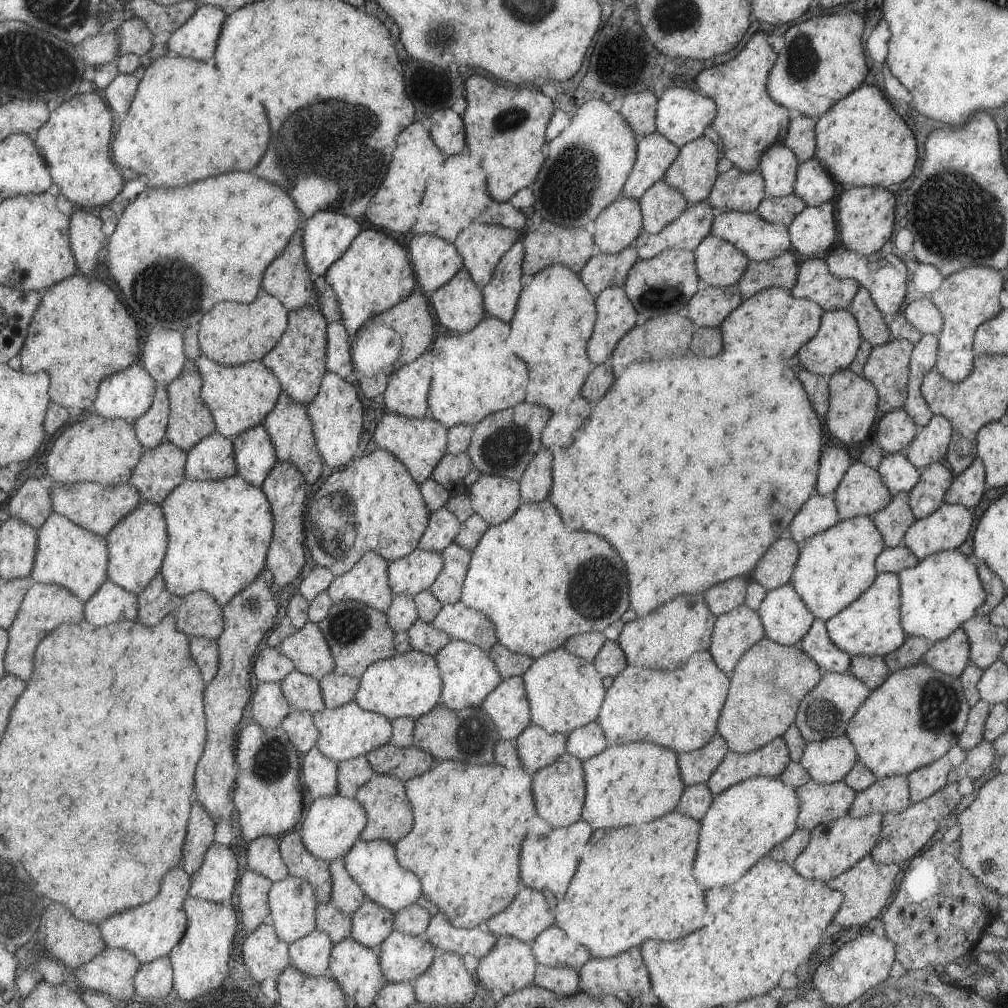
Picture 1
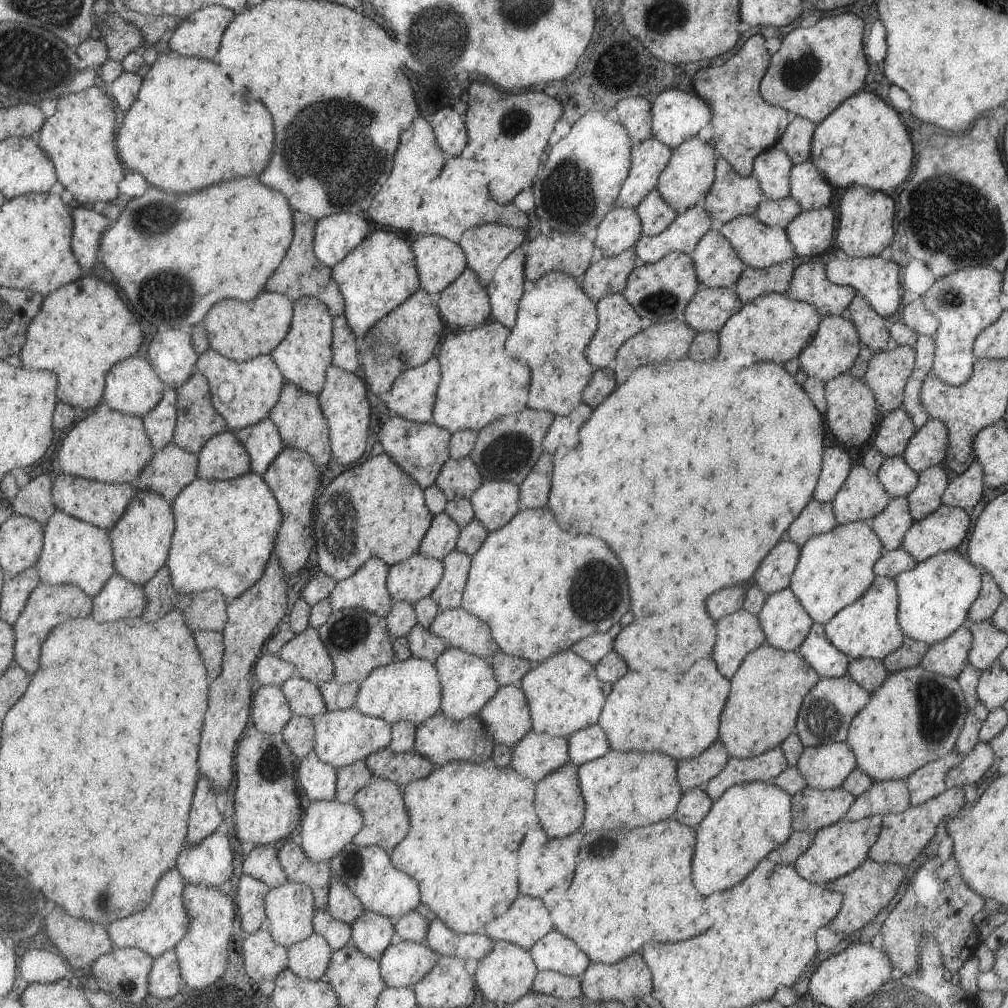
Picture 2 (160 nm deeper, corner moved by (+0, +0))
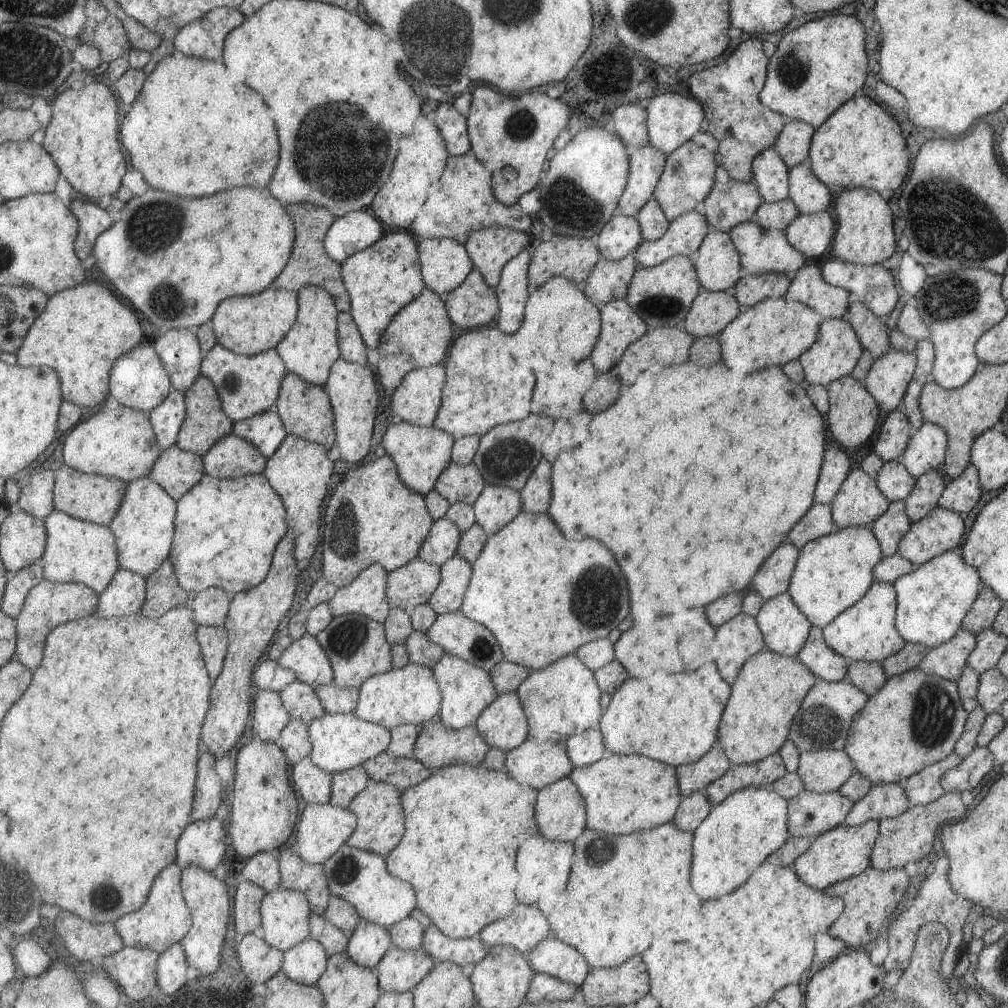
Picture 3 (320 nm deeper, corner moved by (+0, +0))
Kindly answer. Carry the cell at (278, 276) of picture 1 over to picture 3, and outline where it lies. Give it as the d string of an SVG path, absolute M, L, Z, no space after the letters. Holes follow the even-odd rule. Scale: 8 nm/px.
M315 203L290 204L288 214L295 223L295 244L292 246L291 256L281 270L273 286L278 289L297 292L302 286L315 285L323 287L333 298L338 312L349 312L350 300L342 281L340 264L326 253L324 238L327 230L332 226L337 216L333 216L325 207Z

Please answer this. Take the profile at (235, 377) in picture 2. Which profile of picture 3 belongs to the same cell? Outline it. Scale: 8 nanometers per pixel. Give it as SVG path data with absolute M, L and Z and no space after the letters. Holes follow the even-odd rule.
M218 343L213 350L204 355L202 374L216 384L221 400L224 402L224 411L236 423L275 409L277 392L280 392L279 382L286 375L286 366L283 366L283 361L276 348L247 356L233 352L230 348Z

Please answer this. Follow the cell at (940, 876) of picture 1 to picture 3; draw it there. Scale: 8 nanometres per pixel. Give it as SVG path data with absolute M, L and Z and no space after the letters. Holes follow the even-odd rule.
M932 872L925 877L923 884L918 890L917 895L911 897L905 906L905 910L896 918L890 921L888 930L885 932L885 939L887 940L887 955L884 958L885 972L897 971L903 974L904 970L910 963L910 956L914 949L914 942L916 939L916 932L925 923L939 923L945 926L948 930L949 940L948 945L943 951L939 966L938 974L947 983L953 977L953 968L957 964L957 956L959 956L959 946L963 940L961 928L965 924L967 914L972 910L973 906L970 900L960 897L948 883L948 879Z

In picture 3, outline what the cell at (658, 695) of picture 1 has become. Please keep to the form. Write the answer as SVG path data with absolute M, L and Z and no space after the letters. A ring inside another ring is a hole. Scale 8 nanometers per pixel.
M705 662L705 666L695 672L665 674L663 670L657 670L645 680L626 678L610 696L610 703L596 727L600 730L603 744L616 755L638 754L669 766L688 765L716 745L718 724L729 695L730 685L721 680L714 662Z

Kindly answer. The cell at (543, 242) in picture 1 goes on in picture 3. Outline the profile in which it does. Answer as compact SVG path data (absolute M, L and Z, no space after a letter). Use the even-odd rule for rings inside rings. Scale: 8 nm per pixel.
M552 234L546 241L541 241L531 254L527 271L528 284L537 288L555 276L565 277L575 284L583 282L600 257L594 240Z

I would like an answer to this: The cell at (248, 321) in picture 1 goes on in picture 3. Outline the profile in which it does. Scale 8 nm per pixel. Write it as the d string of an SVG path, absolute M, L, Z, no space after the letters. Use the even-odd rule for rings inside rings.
M275 286L259 294L231 297L221 302L212 318L218 342L240 355L256 355L275 349L296 322L298 293Z

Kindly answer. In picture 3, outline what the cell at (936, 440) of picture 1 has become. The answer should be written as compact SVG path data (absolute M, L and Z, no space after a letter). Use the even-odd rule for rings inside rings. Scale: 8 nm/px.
M924 422L912 431L905 447L902 465L914 478L944 462L946 453L945 431L936 424Z

